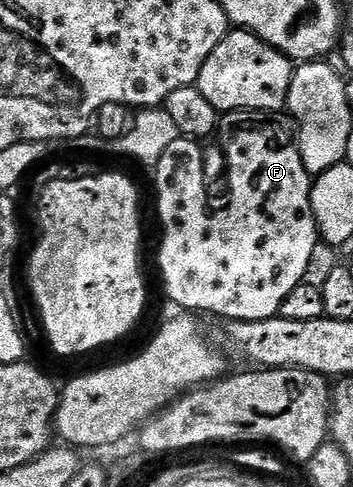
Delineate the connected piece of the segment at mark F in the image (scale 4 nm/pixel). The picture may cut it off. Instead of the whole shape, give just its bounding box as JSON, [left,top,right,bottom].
[154,110,321,322]

